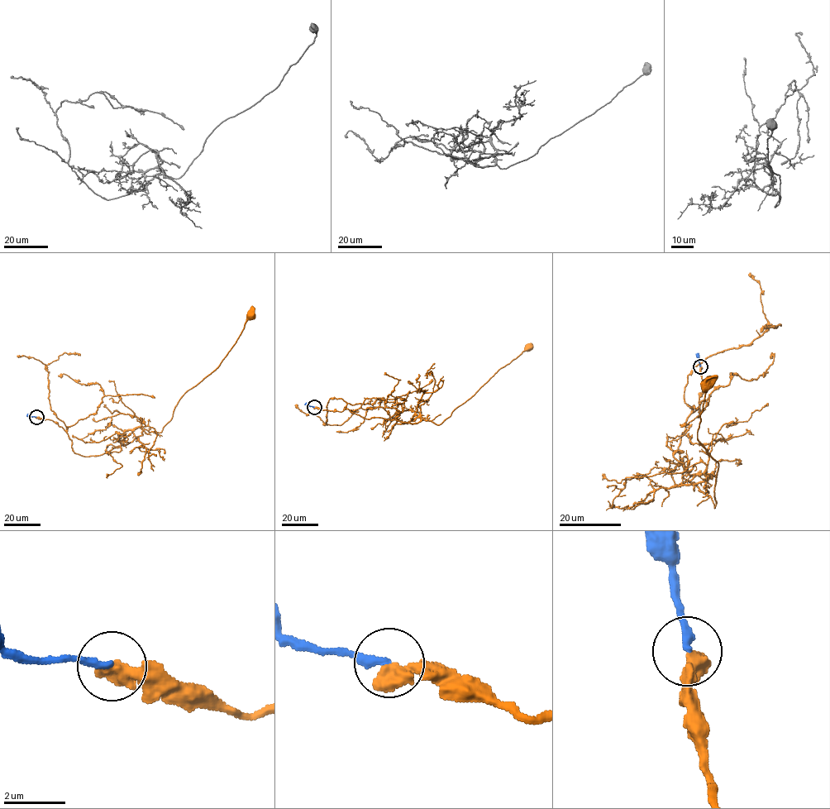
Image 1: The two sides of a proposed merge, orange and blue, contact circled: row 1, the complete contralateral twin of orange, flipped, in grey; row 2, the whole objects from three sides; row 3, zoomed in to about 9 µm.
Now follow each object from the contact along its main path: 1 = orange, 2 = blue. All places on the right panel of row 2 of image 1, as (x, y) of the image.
1: (700, 366), (679, 459), (683, 477), (703, 493), (707, 485), (715, 507), (718, 462), (697, 438), (710, 384)
2: (700, 366), (697, 352)

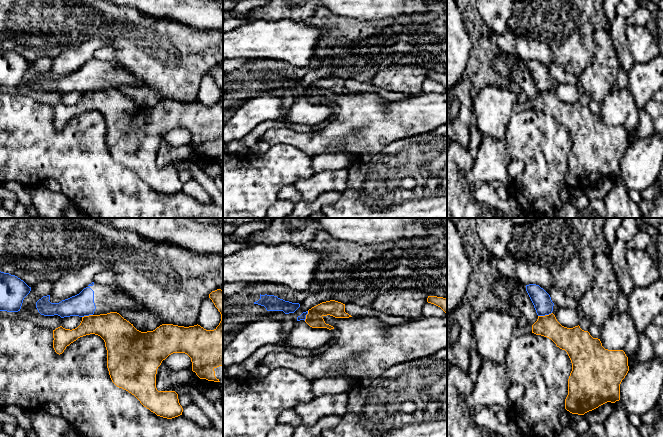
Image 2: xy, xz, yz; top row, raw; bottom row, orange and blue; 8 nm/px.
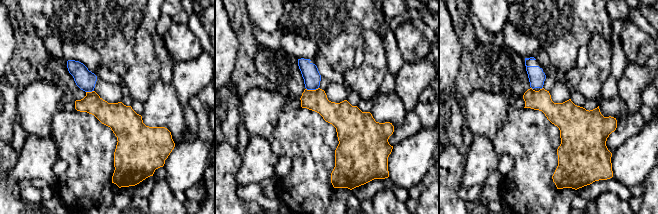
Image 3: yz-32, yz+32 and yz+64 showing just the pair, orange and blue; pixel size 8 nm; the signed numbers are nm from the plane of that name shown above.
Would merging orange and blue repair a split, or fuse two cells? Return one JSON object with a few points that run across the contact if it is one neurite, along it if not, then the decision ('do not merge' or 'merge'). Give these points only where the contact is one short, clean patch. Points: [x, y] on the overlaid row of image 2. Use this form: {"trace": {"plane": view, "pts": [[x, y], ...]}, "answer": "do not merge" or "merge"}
{"trace": {"plane": "yz", "pts": [[551, 312], [538, 316]]}, "answer": "do not merge"}

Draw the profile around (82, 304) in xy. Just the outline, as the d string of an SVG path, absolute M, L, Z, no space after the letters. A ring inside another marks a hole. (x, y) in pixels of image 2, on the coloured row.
M95 282L89 284L79 294L59 303L51 303L50 295L43 296L36 302L36 308L41 315L61 318L70 316L89 316L119 313L122 309L138 311L146 309L128 293L115 285L108 286Z

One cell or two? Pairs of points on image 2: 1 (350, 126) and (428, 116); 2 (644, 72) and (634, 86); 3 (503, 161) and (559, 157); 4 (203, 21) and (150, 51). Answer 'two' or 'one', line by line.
1: one
2: one
3: two
4: two

